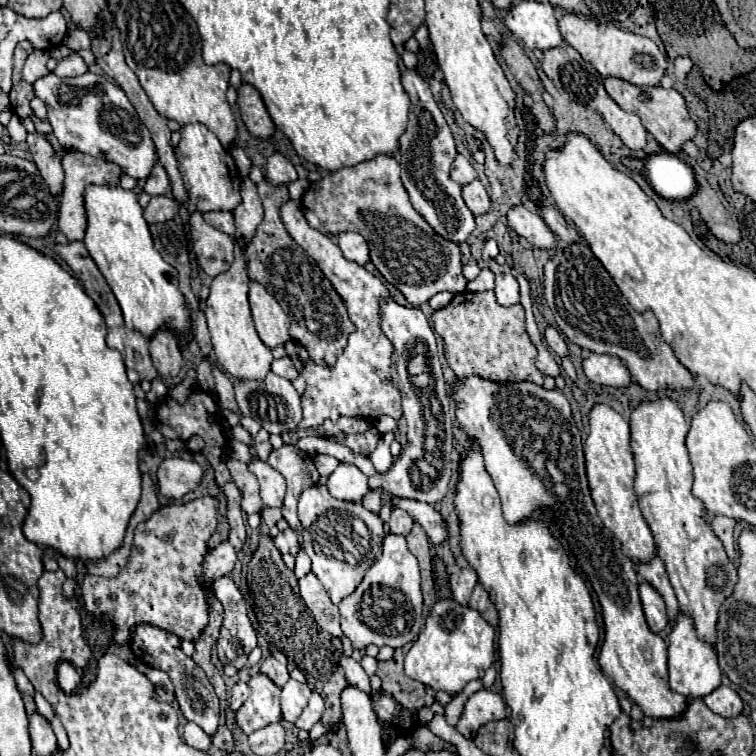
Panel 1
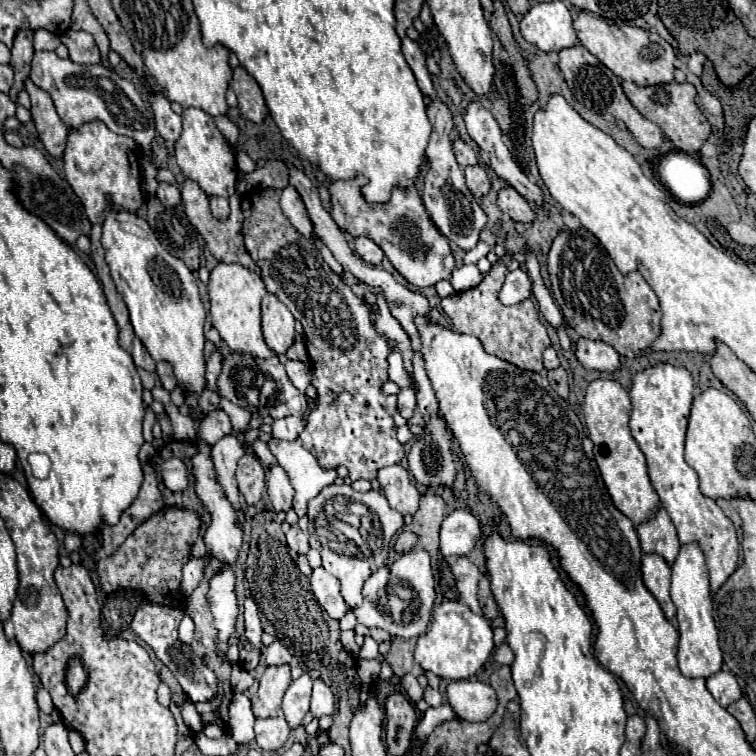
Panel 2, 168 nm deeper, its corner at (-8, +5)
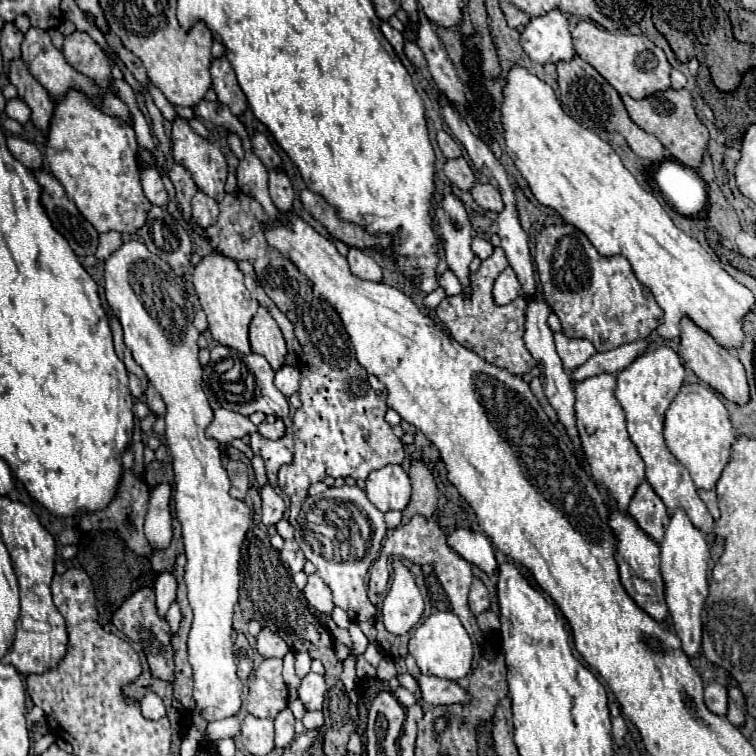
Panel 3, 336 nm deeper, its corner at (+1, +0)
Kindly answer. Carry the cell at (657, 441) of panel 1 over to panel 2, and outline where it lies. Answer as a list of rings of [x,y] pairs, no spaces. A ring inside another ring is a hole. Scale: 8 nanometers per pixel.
[[[658,363],[638,371],[630,383],[632,417],[630,431],[648,461],[650,481],[664,503],[672,523],[678,529],[680,543],[700,543],[708,571],[712,593],[732,575],[738,563],[738,541],[734,523],[722,513],[714,499],[702,495],[698,487],[698,473],[684,461],[684,435],[688,425],[688,411],[694,399],[694,381],[686,367],[672,363]]]

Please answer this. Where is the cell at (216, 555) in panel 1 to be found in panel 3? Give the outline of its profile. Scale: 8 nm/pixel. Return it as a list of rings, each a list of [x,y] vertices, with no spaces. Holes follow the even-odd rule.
[[[161,572],[155,576],[155,596],[157,596],[157,610],[159,616],[165,616],[169,606],[175,602],[177,594],[177,578],[171,572]]]

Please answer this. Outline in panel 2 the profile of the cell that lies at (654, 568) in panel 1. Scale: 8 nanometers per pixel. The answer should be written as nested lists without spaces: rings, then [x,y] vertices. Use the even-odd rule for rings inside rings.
[[[660,507],[652,519],[642,521],[636,527],[636,531],[638,531],[640,545],[642,545],[644,553],[658,553],[672,565],[672,559],[676,559],[680,541],[678,541],[676,527],[670,521],[664,507]]]

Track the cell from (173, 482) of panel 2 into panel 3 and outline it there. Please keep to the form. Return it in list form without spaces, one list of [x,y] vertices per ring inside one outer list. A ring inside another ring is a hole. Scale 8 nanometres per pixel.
[[[163,482],[151,490],[151,502],[145,516],[144,534],[149,544],[163,550],[172,541],[172,515],[170,511],[171,484]]]

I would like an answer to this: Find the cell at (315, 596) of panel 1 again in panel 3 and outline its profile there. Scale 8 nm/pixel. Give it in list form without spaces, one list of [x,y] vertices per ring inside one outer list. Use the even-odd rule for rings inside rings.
[[[317,572],[309,576],[309,582],[307,582],[303,594],[305,594],[309,606],[315,608],[319,614],[325,614],[325,616],[333,614],[333,596],[331,596],[331,590],[321,580],[321,576]]]

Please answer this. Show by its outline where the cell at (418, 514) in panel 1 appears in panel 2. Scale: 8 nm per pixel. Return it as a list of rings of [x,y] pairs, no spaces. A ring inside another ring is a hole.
[[[456,509],[444,519],[442,531],[444,533],[440,533],[440,553],[444,557],[468,555],[482,535],[478,519],[464,509]]]

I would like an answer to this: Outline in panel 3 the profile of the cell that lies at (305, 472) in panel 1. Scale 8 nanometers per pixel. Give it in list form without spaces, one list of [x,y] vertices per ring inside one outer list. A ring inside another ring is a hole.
[[[287,420],[287,432],[283,438],[279,440],[267,440],[261,434],[251,434],[251,448],[259,448],[257,452],[261,454],[261,458],[265,460],[267,476],[269,476],[269,484],[275,488],[275,492],[289,504],[289,496],[279,488],[277,484],[277,472],[281,468],[281,464],[289,464],[291,452],[293,452],[293,432],[291,432],[291,422]]]

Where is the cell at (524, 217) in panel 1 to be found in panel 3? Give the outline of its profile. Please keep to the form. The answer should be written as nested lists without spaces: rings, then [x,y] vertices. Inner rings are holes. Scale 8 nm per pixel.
[[[477,182],[473,188],[471,188],[471,194],[475,198],[475,202],[483,208],[483,210],[489,210],[489,212],[503,212],[503,200],[499,196],[499,190],[495,190],[491,184],[481,184]]]

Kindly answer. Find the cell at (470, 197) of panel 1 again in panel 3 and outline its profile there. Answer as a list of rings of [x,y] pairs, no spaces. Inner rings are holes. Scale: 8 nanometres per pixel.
[[[455,158],[455,160],[447,160],[445,168],[443,168],[445,176],[451,180],[451,184],[459,186],[461,190],[471,190],[473,184],[477,182],[477,176],[475,172],[471,170],[469,162],[465,158]]]

